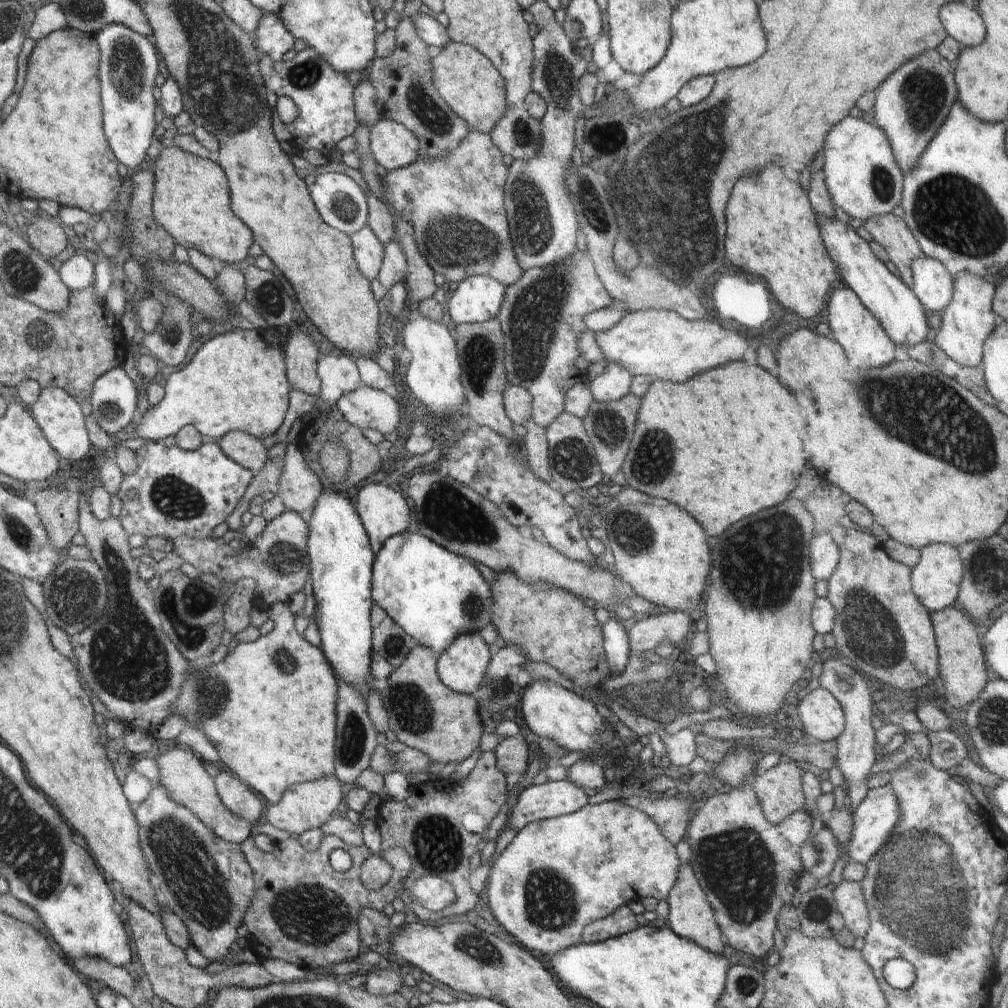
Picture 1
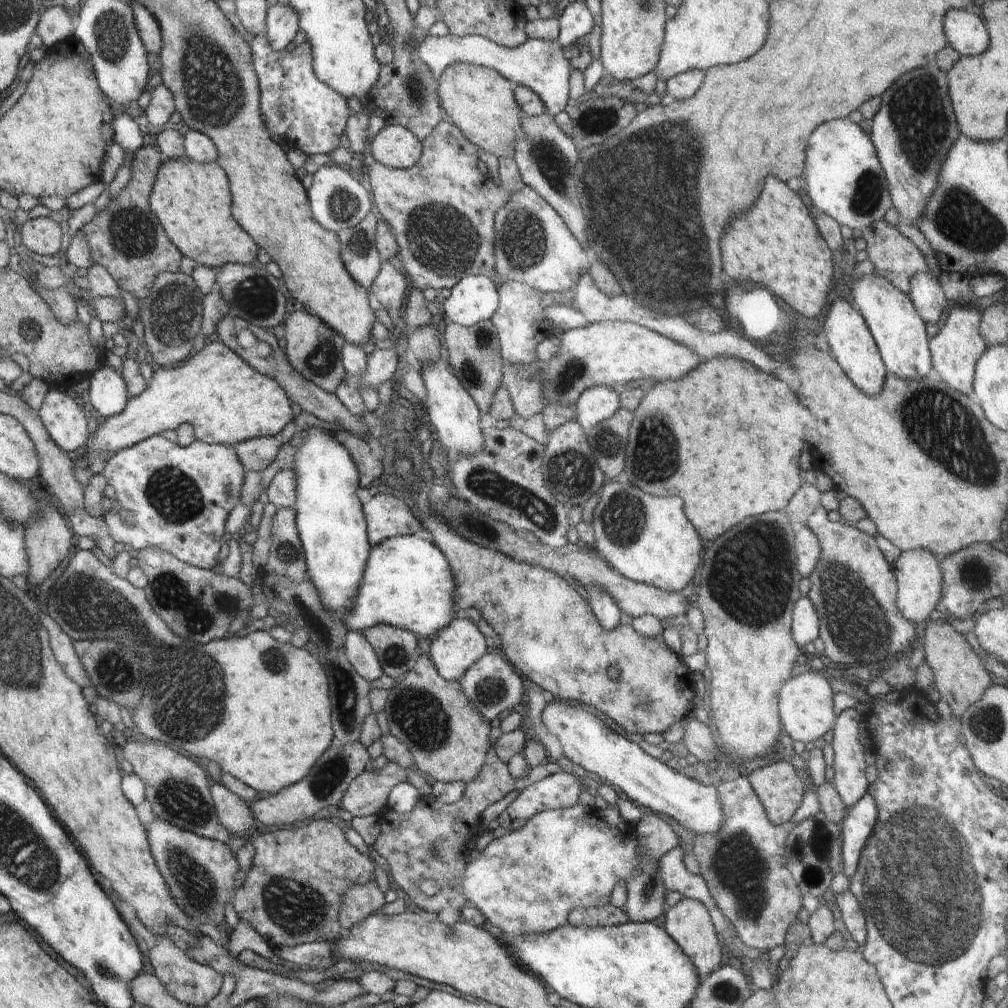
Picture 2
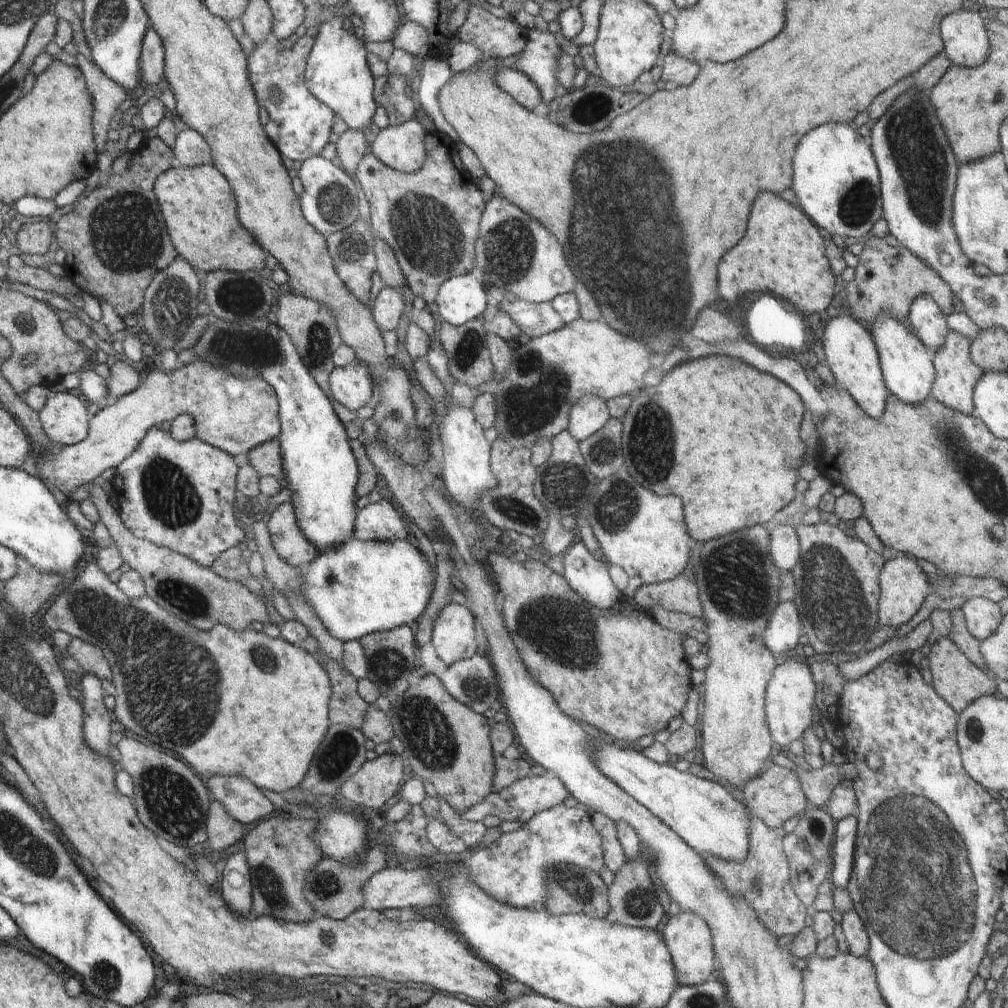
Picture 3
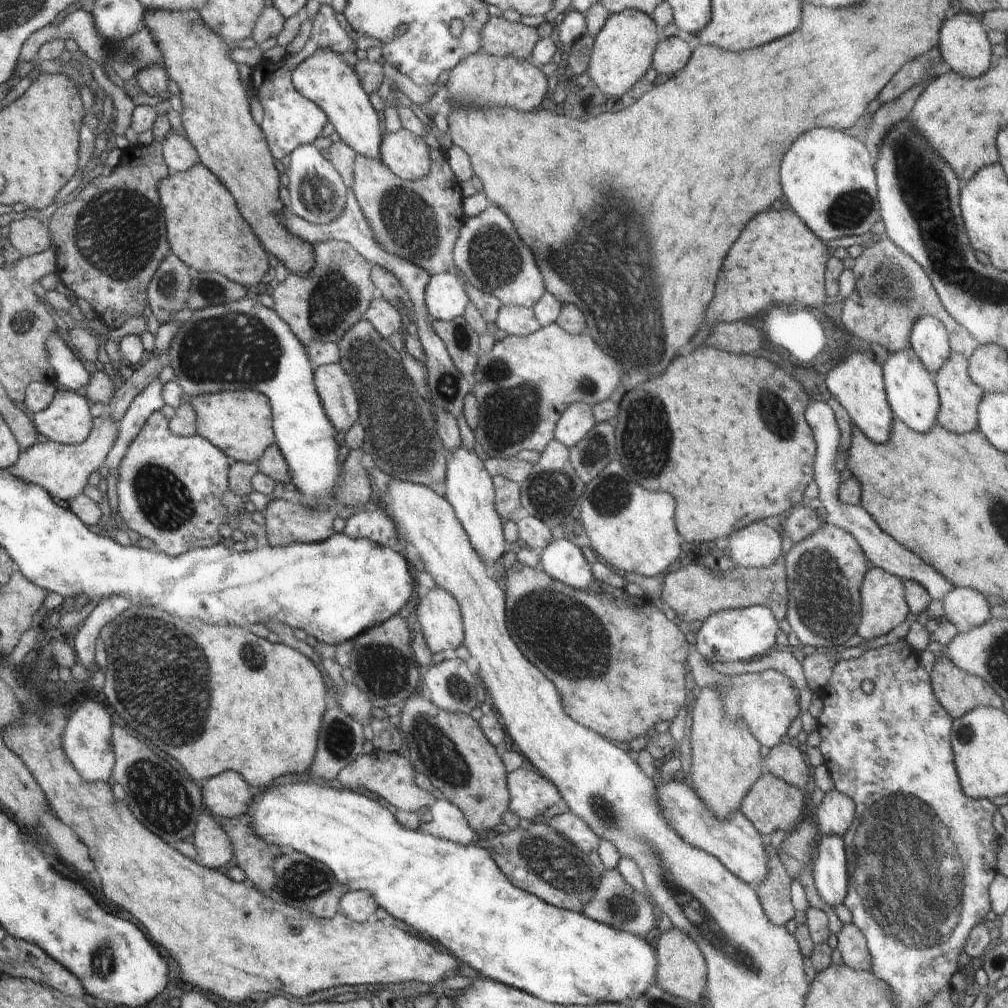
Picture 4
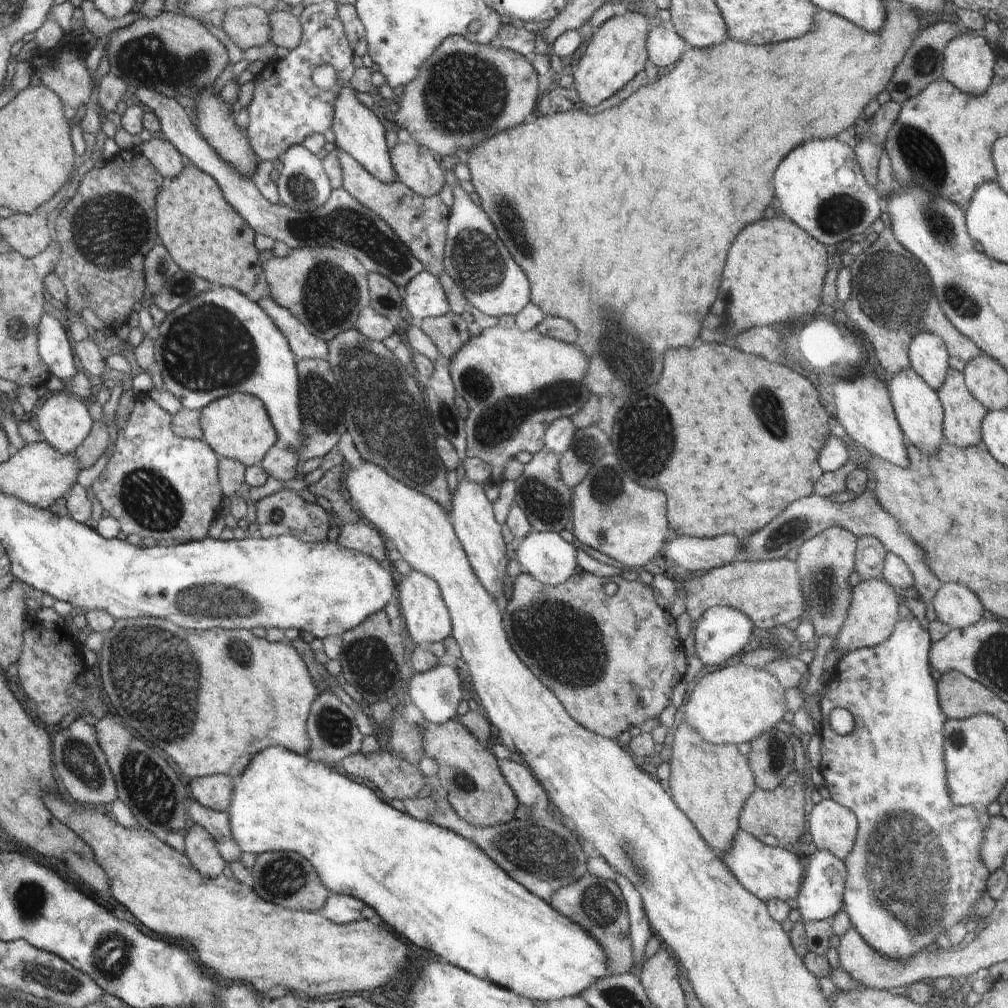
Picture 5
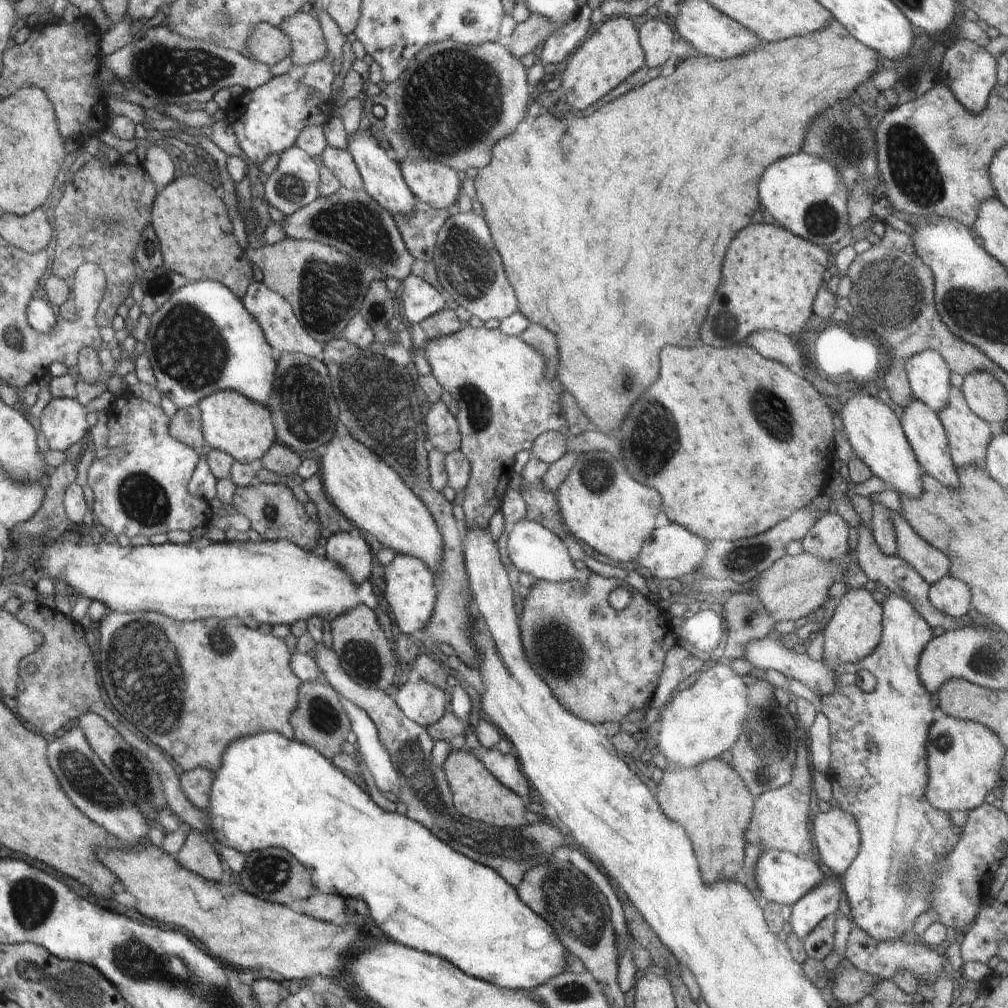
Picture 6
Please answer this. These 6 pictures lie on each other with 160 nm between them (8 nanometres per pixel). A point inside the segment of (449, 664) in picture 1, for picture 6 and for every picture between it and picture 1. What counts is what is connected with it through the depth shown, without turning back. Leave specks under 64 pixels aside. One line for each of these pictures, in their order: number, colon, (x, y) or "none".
2: (454, 650)
3: (454, 637)
4: (440, 618)
5: (427, 617)
6: (409, 590)

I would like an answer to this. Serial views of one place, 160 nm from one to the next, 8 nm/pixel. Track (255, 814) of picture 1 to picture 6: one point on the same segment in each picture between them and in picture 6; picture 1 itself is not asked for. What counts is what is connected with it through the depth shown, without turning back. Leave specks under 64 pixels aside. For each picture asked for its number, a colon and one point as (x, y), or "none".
2: (235, 814)
3: (223, 831)
4: (215, 849)
5: (200, 847)
6: (197, 854)

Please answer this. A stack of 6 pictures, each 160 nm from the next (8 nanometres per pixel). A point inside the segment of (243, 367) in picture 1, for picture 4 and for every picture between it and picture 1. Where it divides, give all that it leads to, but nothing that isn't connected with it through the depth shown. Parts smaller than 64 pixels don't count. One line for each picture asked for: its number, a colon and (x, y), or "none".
2: (227, 401)
3: (235, 414)
4: (239, 422)

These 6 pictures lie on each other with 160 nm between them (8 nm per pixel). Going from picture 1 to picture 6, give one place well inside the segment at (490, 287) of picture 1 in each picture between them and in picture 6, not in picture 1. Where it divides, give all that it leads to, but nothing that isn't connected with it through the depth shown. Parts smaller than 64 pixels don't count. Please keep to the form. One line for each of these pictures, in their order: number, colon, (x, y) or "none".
2: (475, 298)
3: (462, 298)
4: (447, 295)
5: (425, 297)
6: (420, 300)

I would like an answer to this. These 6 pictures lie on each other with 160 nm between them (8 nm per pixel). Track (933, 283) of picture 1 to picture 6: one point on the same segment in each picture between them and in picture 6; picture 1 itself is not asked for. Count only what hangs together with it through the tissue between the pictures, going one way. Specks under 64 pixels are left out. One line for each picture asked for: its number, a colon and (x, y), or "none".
2: (927, 294)
3: (928, 322)
4: (928, 339)
5: (928, 356)
6: (928, 373)

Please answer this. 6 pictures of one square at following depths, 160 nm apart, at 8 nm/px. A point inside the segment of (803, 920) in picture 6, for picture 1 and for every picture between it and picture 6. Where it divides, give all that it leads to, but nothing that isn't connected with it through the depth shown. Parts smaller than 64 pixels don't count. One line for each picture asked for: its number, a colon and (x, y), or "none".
1: (874, 819)
2: (856, 828)
3: (844, 843)
4: (830, 864)
5: (820, 896)

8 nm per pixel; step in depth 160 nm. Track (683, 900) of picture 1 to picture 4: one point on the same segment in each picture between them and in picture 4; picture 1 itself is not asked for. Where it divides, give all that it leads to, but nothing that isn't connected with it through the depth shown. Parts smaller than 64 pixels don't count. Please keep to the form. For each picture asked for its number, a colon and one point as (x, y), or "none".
2: (688, 922)
3: (688, 938)
4: (681, 970)

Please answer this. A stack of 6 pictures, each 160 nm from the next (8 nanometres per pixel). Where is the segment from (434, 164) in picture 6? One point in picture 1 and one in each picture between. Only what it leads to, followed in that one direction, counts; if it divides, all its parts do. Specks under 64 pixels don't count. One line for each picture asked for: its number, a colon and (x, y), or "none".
1: (393, 146)
2: (395, 146)
3: (403, 148)
4: (406, 154)
5: (414, 166)

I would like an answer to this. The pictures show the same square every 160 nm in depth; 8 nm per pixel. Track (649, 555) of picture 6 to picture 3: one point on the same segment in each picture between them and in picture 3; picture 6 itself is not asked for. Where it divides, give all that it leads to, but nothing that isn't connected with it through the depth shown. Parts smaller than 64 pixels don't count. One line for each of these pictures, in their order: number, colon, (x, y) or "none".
3: (785, 546)
4: (758, 545)
5: (691, 553)

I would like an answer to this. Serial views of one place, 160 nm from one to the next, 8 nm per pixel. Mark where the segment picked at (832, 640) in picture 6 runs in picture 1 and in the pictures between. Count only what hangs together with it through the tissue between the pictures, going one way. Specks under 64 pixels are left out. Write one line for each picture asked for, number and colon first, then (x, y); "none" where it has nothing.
1: (936, 579)
2: (919, 577)
3: (903, 586)
4: (883, 605)
5: (873, 612)

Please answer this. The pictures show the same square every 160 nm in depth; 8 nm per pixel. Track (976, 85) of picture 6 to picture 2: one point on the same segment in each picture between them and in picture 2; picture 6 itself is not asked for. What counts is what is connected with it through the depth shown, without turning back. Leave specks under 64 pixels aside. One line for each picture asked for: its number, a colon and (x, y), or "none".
2: (966, 32)
3: (966, 43)
4: (964, 45)
5: (968, 61)

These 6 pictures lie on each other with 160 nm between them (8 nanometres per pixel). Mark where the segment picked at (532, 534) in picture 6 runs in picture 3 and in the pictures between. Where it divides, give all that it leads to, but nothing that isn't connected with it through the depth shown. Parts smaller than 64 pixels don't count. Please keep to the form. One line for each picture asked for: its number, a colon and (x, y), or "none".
3: (587, 573)
4: (562, 560)
5: (545, 555)

